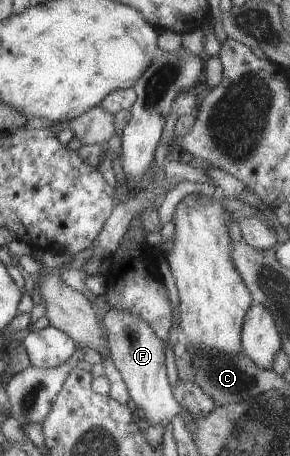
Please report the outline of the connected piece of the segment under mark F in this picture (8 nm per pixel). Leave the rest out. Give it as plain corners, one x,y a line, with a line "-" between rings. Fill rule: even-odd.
110,309
103,316
103,325
112,362
127,386
130,399
143,411
143,418
149,425
167,427
174,416
180,415
182,407
175,400
168,382
162,341
143,320
128,311

